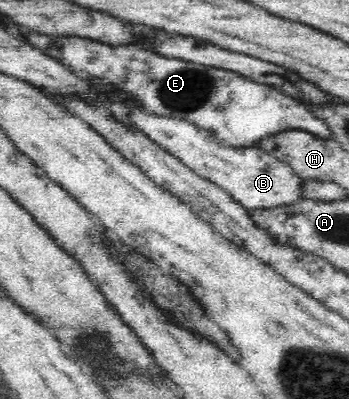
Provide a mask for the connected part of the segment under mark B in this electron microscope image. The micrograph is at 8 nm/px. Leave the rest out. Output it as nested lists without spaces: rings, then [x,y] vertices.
[[[131,107],[127,118],[132,126],[145,133],[155,144],[181,160],[199,177],[204,177],[224,189],[244,209],[268,209],[293,205],[303,197],[303,179],[279,158],[258,146],[231,147],[215,142],[210,131],[195,126],[183,118],[145,112],[143,107]]]

